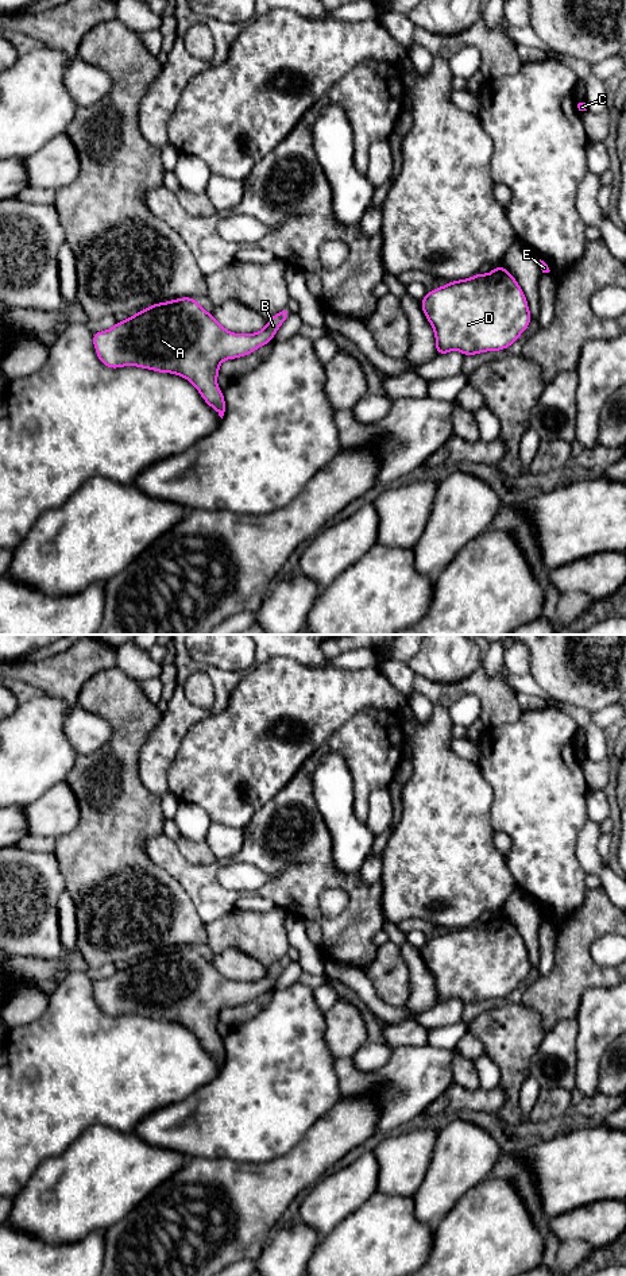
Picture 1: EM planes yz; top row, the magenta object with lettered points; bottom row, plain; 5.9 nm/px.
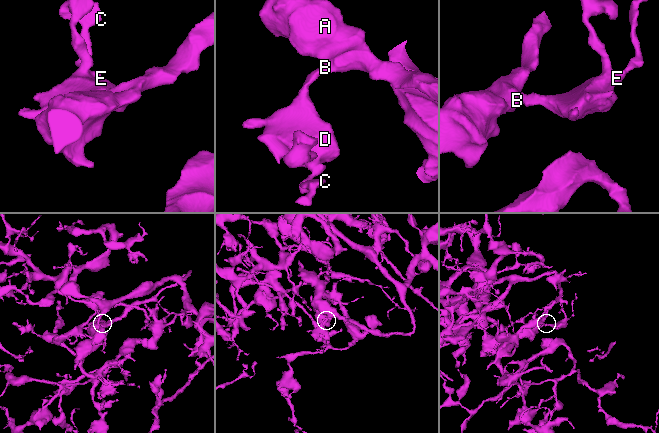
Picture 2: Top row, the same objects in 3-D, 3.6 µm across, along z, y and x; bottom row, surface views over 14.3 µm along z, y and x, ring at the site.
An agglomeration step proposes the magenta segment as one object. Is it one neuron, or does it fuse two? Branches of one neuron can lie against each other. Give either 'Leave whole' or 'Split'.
Leave whole

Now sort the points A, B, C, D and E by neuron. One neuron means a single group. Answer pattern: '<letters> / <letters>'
A B C D E

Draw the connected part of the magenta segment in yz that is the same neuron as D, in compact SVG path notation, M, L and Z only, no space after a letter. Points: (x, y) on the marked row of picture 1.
M495 266L488 274L451 281L421 300L436 336L436 355L459 350L464 356L510 347L532 321L528 300L507 269Z

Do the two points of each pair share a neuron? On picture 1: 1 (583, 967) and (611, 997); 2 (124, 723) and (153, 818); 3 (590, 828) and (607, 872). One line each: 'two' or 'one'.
1: two
2: one
3: one

